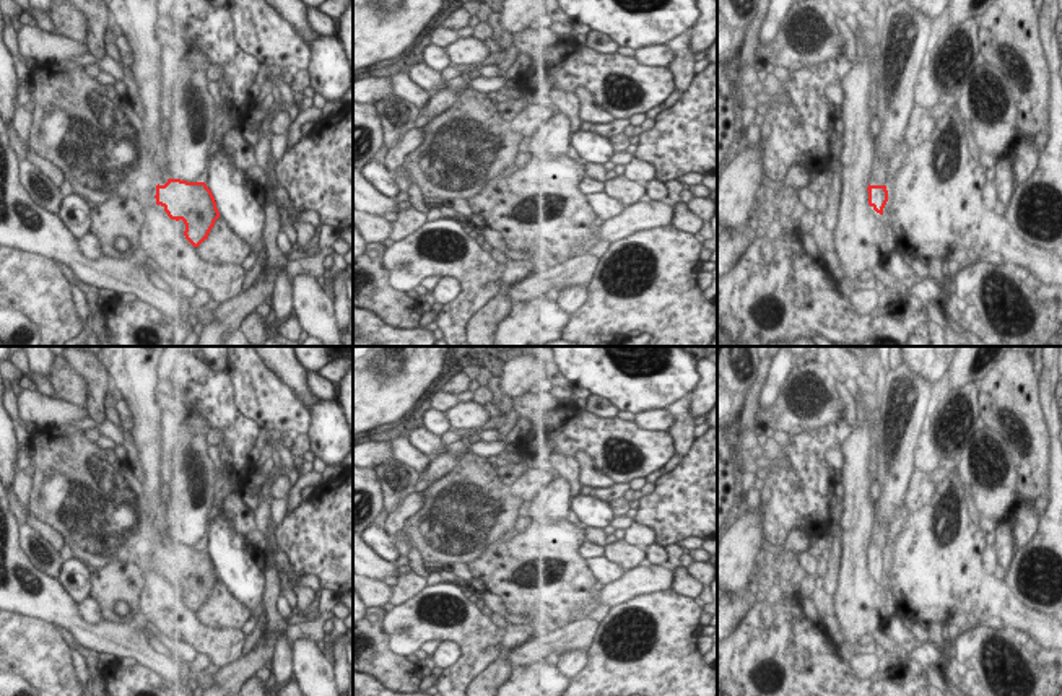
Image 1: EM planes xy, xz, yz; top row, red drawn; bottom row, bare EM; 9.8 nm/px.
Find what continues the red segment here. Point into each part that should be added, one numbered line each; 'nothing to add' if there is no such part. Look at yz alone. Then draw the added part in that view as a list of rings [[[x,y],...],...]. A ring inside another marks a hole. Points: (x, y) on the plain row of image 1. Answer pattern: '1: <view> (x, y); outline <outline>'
1: yz (877, 542); outline [[[878,533],[872,535],[870,550],[886,550],[886,538],[881,538]]]

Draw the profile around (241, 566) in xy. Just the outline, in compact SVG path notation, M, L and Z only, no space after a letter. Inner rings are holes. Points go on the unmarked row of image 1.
M224 512L210 527L205 548L215 561L220 582L226 584L250 608L263 634L268 633L265 608L267 553L237 533Z

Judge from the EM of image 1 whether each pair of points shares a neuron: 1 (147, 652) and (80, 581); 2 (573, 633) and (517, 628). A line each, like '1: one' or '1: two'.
1: two
2: two

